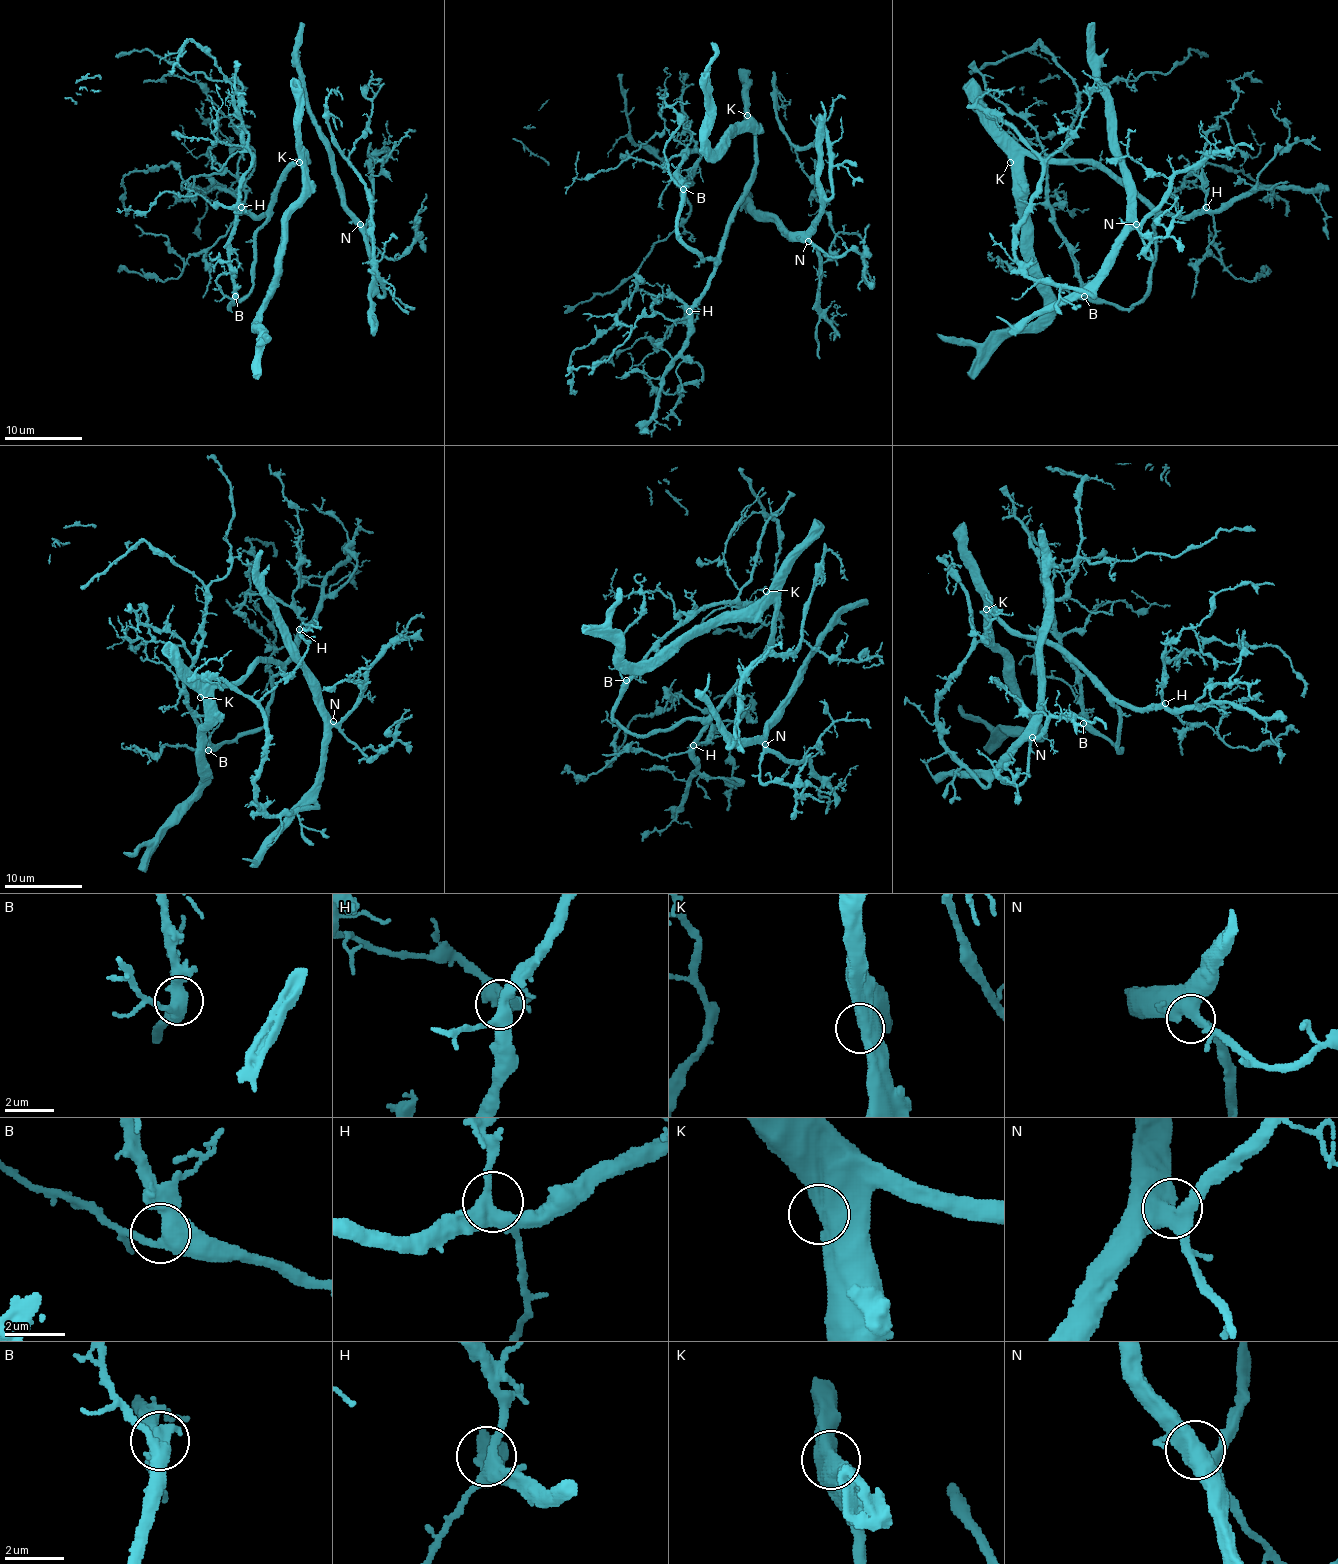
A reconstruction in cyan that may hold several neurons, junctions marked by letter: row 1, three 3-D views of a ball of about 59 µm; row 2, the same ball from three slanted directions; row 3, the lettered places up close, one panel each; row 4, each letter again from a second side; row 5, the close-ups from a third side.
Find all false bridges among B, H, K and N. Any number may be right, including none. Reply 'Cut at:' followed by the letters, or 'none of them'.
Cut at: none of them

